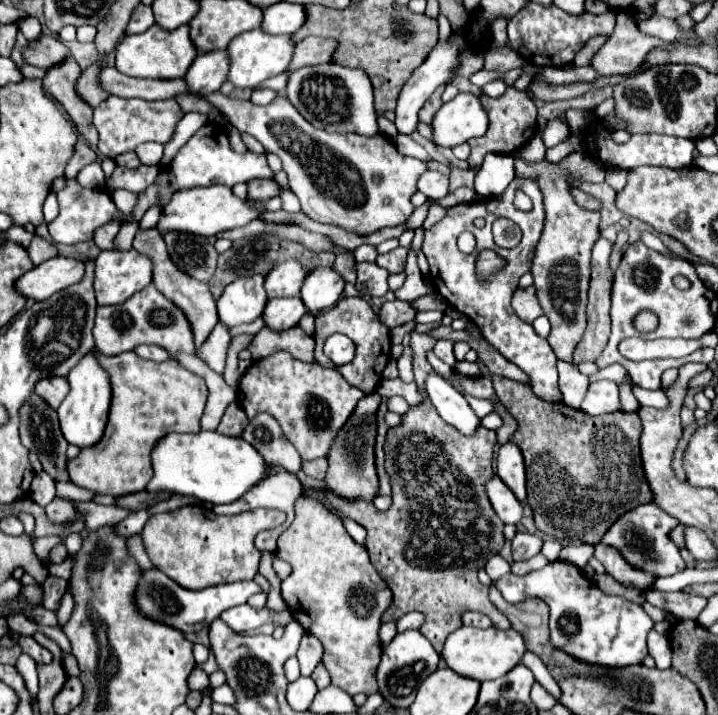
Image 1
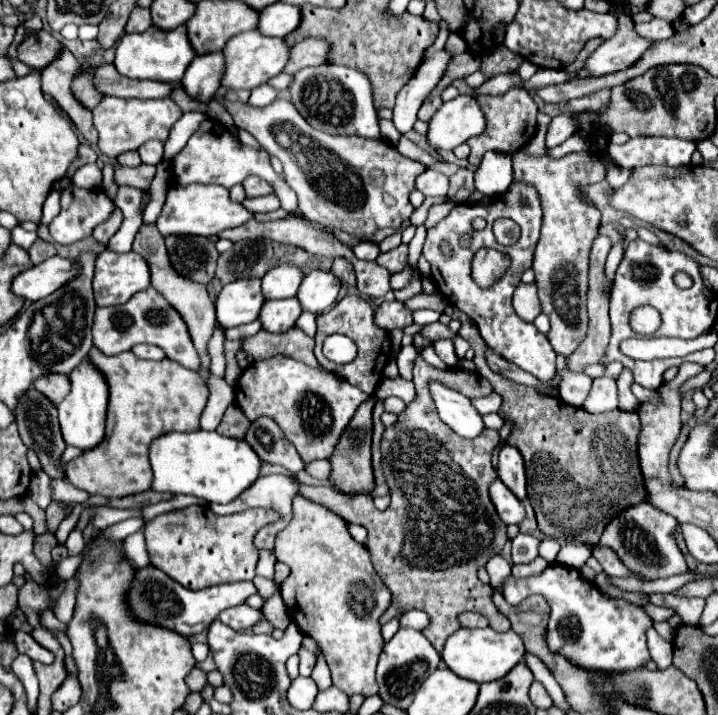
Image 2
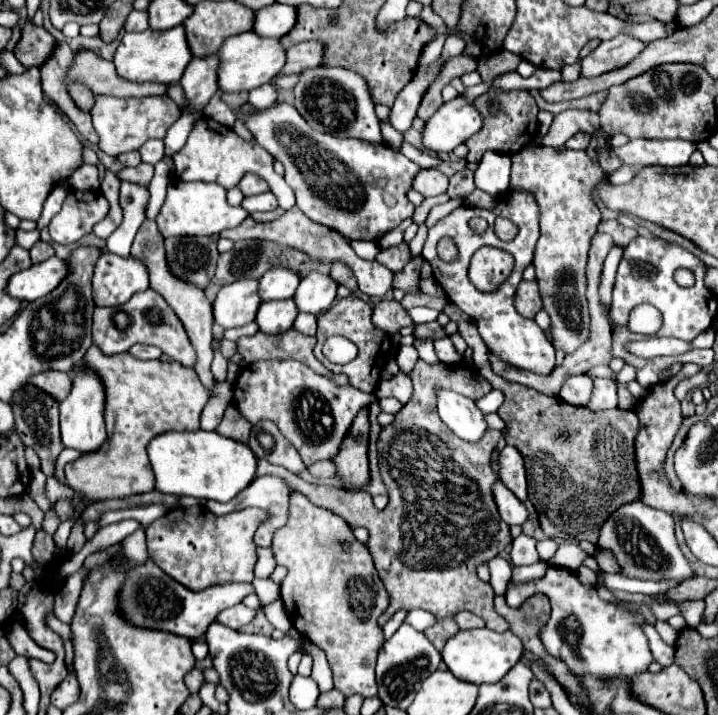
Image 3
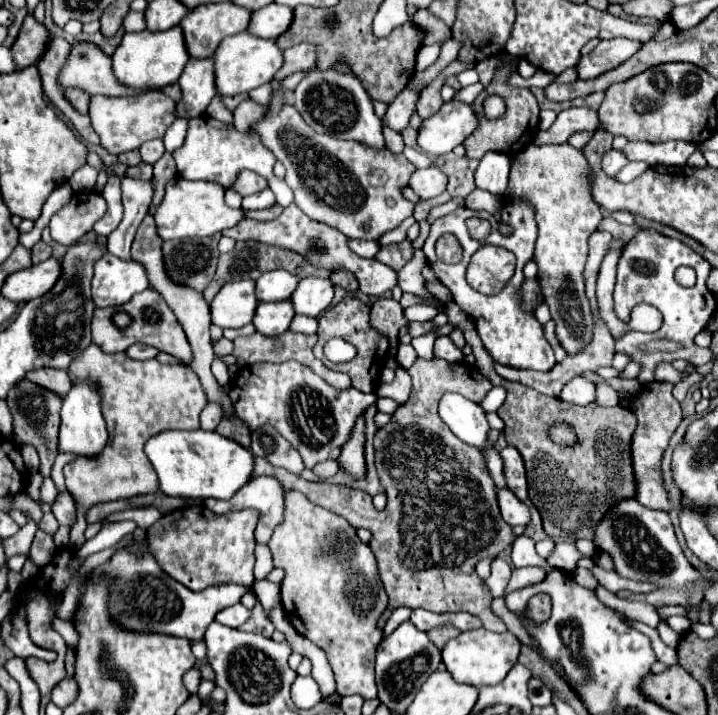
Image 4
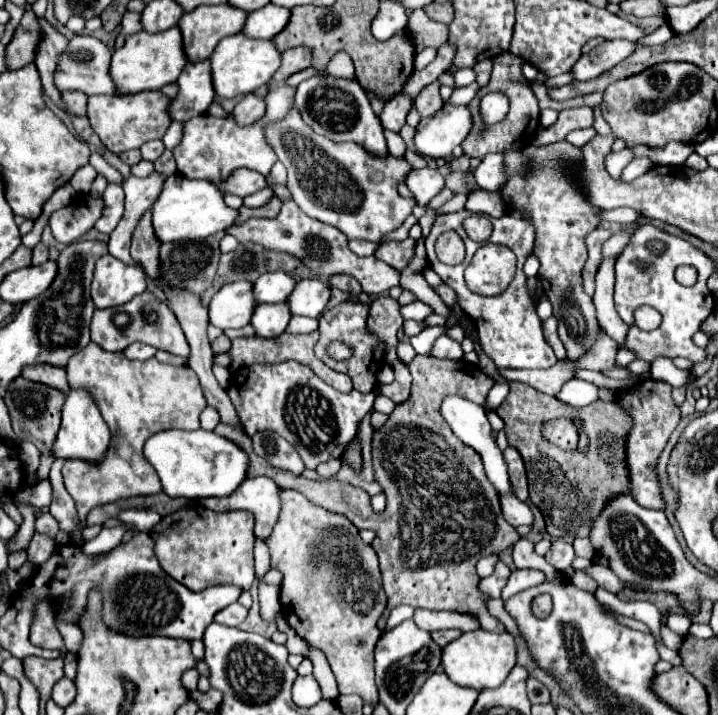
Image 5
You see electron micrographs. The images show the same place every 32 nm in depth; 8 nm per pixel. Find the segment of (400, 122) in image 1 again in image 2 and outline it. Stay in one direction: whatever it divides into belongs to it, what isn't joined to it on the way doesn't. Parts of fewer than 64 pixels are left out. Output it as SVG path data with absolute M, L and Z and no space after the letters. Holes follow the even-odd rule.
M444 50L438 52L432 60L420 64L420 68L414 72L412 80L408 80L408 84L400 90L400 94L396 98L396 106L392 110L394 112L392 122L398 132L406 134L408 130L412 130L420 104L432 92L432 88L438 84L438 80L444 76L444 70L446 70L450 58L452 56L448 52L444 52Z

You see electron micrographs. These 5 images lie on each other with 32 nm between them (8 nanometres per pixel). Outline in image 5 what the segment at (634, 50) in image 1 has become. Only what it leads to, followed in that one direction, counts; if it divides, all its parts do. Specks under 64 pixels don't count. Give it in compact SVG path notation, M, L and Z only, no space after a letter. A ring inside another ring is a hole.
M608 40L596 46L592 52L582 54L576 64L570 68L570 74L574 80L592 80L600 76L602 72L616 66L620 60L630 56L634 50L634 44L628 40Z

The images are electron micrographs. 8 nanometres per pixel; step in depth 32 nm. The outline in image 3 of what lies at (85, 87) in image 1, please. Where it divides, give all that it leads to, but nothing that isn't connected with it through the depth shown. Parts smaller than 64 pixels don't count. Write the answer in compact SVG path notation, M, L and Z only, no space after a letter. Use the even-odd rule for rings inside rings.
M72 84L72 86L68 86L68 94L82 112L90 112L90 108L94 104L94 94L88 92L88 88L84 88L82 84Z

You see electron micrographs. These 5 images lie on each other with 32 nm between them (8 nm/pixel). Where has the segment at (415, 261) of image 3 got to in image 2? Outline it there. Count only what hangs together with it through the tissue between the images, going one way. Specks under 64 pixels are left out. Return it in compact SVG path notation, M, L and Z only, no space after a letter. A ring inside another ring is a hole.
M406 266L402 272L398 272L398 274L394 274L392 276L392 290L398 290L398 288L406 288L408 286L408 282L412 280L412 276L414 276L414 270L410 268L410 266Z

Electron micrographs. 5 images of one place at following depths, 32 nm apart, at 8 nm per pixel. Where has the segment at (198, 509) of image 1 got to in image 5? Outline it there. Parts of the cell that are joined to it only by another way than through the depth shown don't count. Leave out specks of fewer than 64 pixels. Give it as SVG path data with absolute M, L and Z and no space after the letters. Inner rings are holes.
M190 506L172 516L162 518L152 530L150 536L154 540L156 558L166 574L184 584L190 590L206 590L218 584L232 584L248 590L254 582L254 520L250 512L212 512L204 506Z

